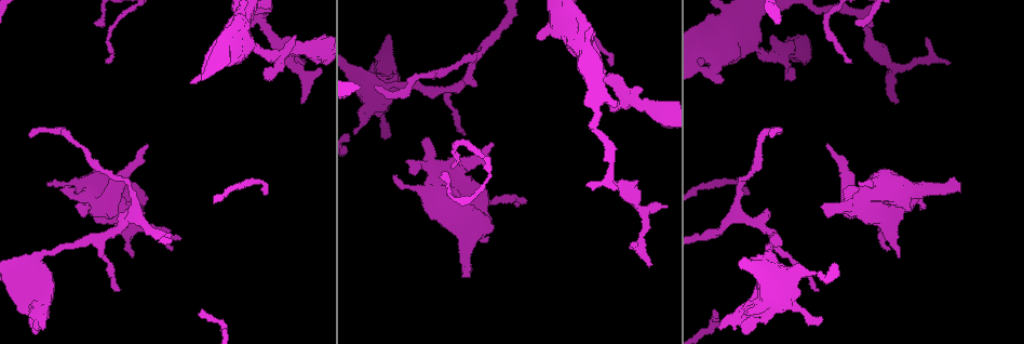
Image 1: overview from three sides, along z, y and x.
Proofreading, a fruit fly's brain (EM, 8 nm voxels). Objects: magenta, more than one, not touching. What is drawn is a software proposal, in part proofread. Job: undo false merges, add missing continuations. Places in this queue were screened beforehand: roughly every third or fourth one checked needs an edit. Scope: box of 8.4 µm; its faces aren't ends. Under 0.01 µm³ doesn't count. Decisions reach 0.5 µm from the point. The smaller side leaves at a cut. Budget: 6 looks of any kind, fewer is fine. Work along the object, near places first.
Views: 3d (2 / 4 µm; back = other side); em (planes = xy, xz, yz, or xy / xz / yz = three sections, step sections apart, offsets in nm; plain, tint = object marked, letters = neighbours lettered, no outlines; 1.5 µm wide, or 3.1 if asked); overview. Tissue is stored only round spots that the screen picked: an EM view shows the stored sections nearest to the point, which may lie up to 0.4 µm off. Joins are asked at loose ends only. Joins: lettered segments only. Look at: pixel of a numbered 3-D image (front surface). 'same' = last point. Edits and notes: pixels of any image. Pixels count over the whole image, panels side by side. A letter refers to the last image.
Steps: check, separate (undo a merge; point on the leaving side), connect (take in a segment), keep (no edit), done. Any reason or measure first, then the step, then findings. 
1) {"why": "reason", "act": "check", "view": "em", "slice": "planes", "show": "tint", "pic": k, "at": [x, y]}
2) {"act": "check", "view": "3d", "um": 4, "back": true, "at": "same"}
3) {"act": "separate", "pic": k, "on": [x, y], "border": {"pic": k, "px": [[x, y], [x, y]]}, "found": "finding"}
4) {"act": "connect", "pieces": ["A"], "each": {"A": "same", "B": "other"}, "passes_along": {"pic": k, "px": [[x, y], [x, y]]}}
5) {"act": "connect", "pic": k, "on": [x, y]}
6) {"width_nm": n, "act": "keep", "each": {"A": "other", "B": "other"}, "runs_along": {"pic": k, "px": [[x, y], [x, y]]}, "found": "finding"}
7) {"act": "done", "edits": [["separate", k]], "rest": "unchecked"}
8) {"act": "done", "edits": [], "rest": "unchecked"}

{"why": "stops while still wide", "act": "check", "view": "em", "um": 3.1, "slice": "planes", "show": "letters", "pic": 1, "at": [78, 205]}

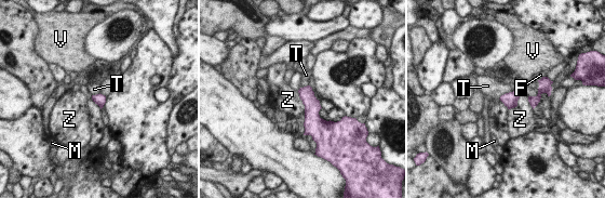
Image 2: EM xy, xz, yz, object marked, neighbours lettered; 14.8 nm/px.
{"act": "keep", "each": {"F": "other", "M": "other", "T": "other", "V": "other", "Z": "other"}, "border": {"pic": 2, "px": [[513, 90], [503, 93], [499, 98]]}, "found": "no lettered segment goes on from it"}

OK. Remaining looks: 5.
{"why": "branch stops here", "act": "check", "view": "3d", "um": 2, "pic": 1, "at": [773, 35]}

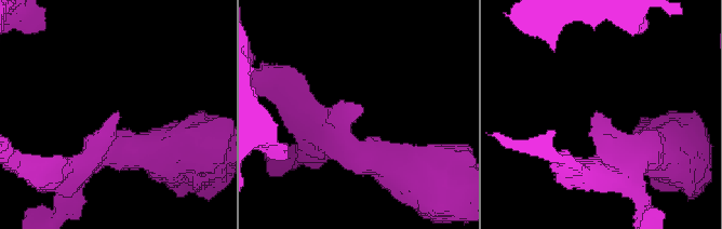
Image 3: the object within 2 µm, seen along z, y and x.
{"act": "check", "view": "em", "slice": "planes", "show": "letters", "pic": 3, "at": [601, 114]}

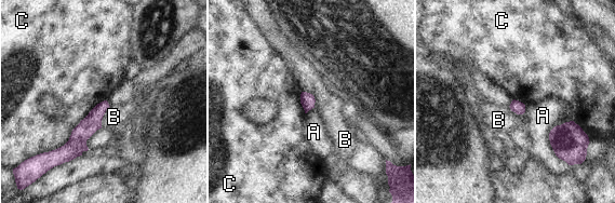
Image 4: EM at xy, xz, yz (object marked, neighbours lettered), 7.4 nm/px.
{"act": "keep", "each": {"A": "other", "B": "other", "C": "other"}, "border": {"pic": 4, "px": [[105, 99], [48, 152]]}, "found": "no lettered segment goes on from it"}

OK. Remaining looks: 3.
{"why": "stops while still wide", "act": "check", "view": "3d", "um": 2, "pic": 1, "at": [132, 256]}

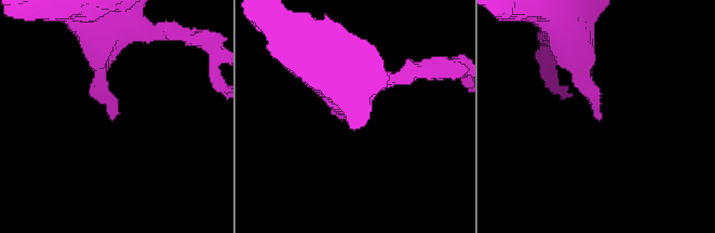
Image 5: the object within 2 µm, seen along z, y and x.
{"act": "check", "view": "em", "slice": "planes", "show": "plain", "pic": 5, "at": [597, 116]}

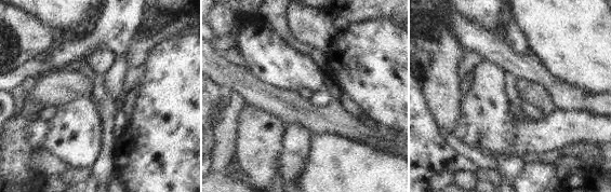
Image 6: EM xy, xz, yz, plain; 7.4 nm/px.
{"act": "check", "view": "em", "slice": "planes", "show": "letters", "at": "same"}

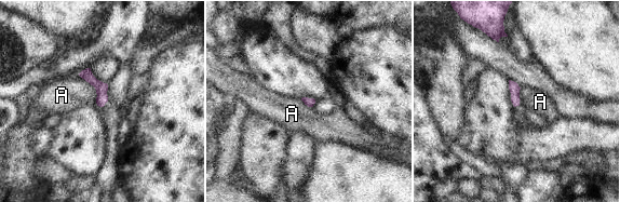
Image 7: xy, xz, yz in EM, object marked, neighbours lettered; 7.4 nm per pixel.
{"act": "keep", "each": {"A": "other"}, "found": "no lettered segment goes on from it"}

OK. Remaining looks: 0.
{"act": "done", "edits": [], "rest": "unchecked"}

